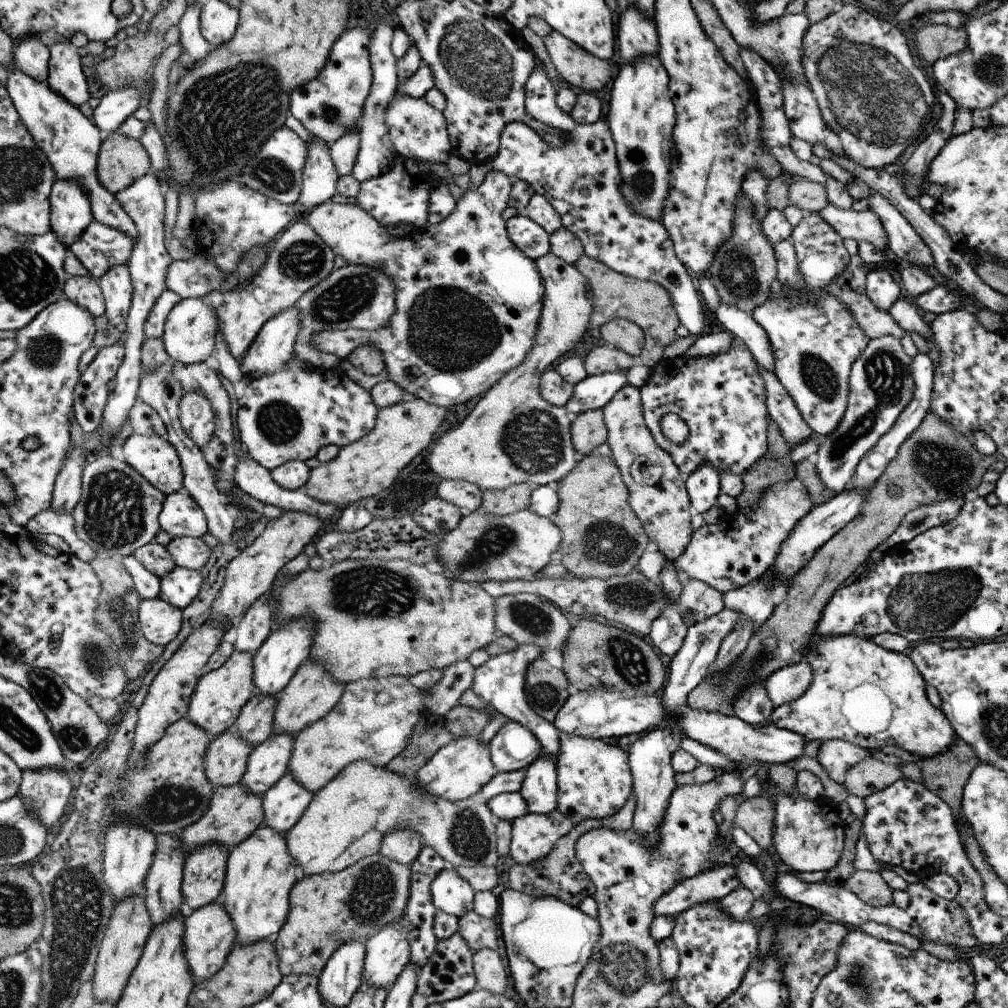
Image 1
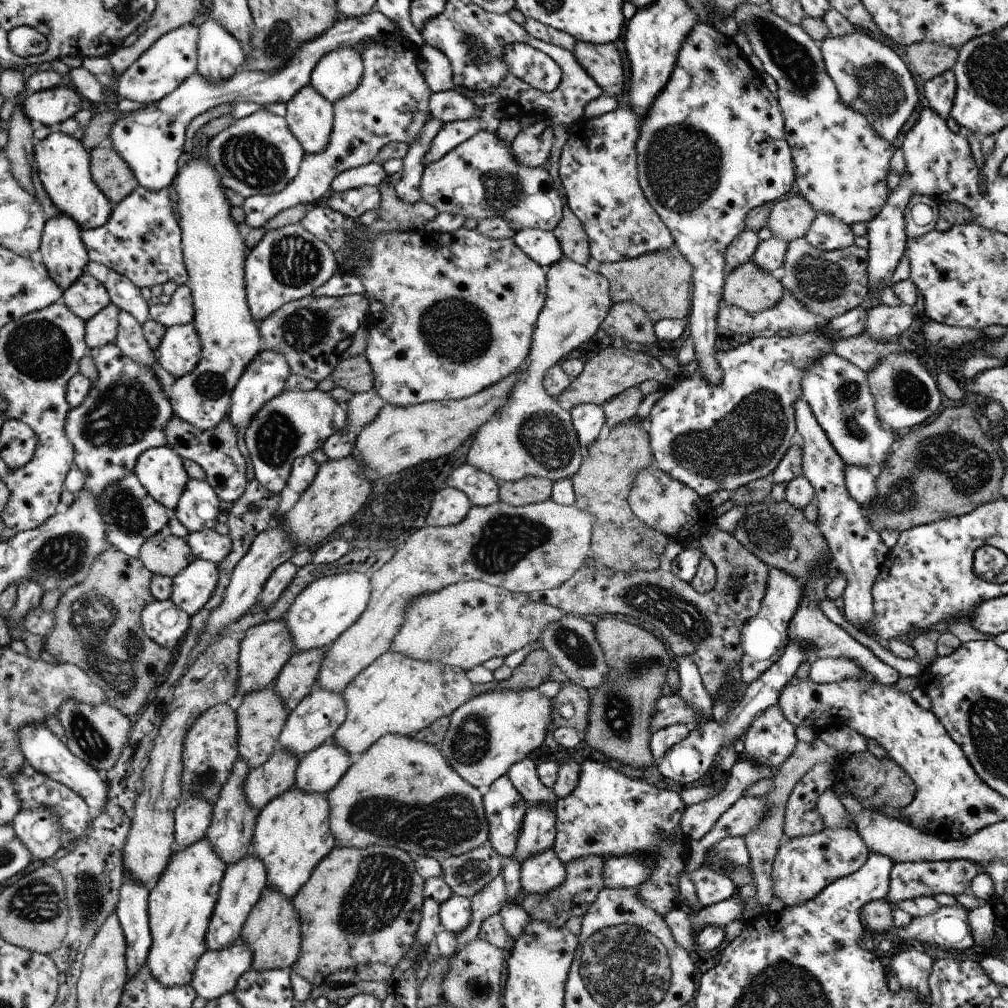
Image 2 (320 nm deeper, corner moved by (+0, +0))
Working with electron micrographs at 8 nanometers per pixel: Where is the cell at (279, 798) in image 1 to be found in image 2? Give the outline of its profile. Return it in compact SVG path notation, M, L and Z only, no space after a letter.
M329 741L318 749L300 757L296 788L306 794L325 794L333 790L348 773L354 757Z

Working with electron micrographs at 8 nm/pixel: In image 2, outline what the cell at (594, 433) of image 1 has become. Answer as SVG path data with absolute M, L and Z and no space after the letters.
M638 387L627 389L625 393L618 394L611 401L602 405L602 411L605 415L605 429L611 428L631 421L636 418L638 406L643 402L644 396Z

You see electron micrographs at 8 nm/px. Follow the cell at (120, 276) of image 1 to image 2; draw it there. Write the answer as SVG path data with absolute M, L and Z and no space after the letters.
M111 303L90 322L86 322L85 340L89 348L110 345L117 338L121 312L120 307Z

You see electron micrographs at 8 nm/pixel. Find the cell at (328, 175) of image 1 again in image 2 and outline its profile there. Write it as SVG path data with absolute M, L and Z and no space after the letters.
M310 85L304 86L286 108L286 123L305 154L318 154L329 148L336 112L324 95Z

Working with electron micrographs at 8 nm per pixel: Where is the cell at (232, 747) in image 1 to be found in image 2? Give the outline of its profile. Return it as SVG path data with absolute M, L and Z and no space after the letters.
M273 685L242 698L237 709L237 723L240 724L240 758L249 764L250 769L265 765L278 747L282 730L289 719L289 710L285 707Z

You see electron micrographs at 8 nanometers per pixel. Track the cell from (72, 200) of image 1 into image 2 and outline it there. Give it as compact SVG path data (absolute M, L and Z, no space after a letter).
M59 213L46 222L40 254L44 266L61 284L63 292L78 281L90 262L82 228L70 214Z

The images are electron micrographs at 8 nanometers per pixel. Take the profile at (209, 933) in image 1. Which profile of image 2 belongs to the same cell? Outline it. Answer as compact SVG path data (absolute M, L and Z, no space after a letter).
M253 854L228 867L224 880L221 882L217 907L213 911L213 919L209 925L209 951L226 950L228 946L236 944L254 906L261 901L262 894L268 888L268 883L268 871L265 864Z

